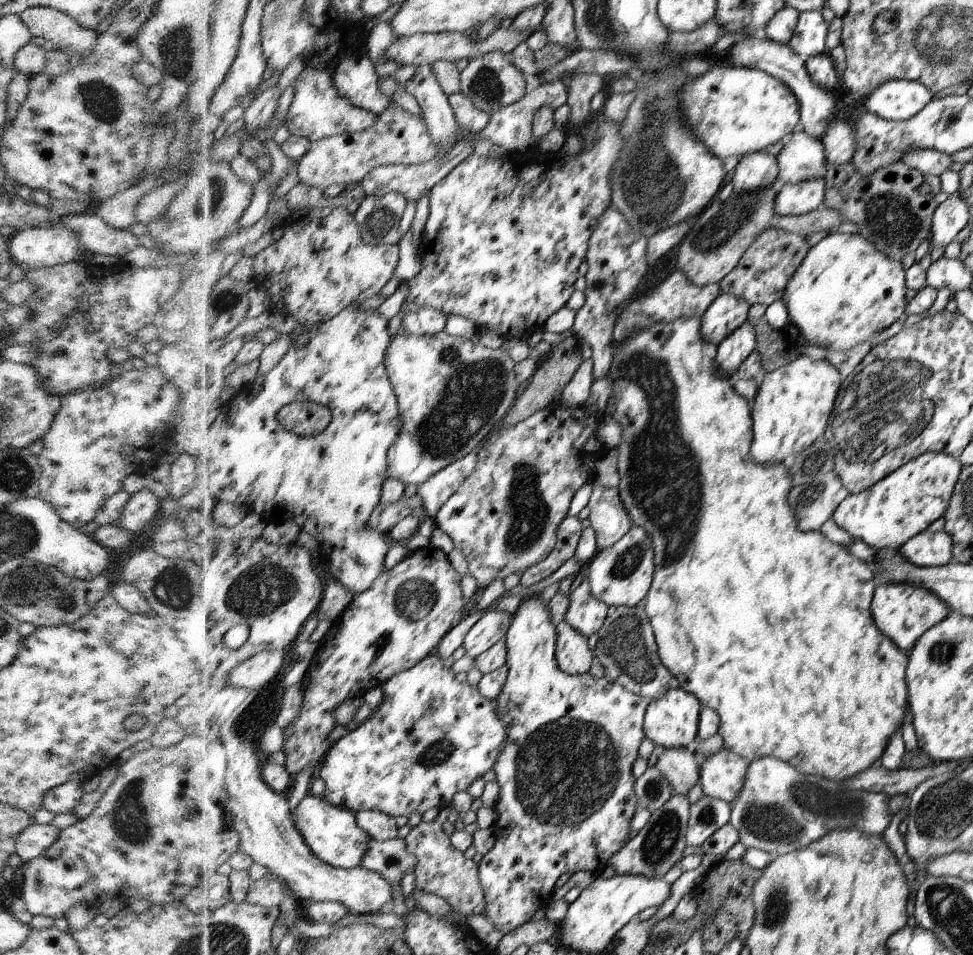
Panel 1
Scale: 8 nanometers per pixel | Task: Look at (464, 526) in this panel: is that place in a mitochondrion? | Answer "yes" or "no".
no

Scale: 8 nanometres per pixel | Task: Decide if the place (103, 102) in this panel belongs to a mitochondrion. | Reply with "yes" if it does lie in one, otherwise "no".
yes

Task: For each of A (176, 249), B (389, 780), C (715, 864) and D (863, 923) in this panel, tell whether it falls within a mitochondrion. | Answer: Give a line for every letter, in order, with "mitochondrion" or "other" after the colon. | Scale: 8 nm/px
A: other
B: other
C: other
D: other

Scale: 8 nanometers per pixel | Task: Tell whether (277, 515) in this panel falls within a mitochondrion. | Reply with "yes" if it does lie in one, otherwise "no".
no

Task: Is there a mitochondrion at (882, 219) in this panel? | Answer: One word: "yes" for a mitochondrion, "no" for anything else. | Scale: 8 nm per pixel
yes

